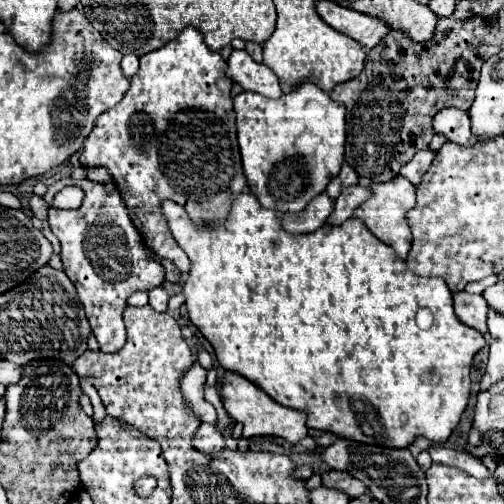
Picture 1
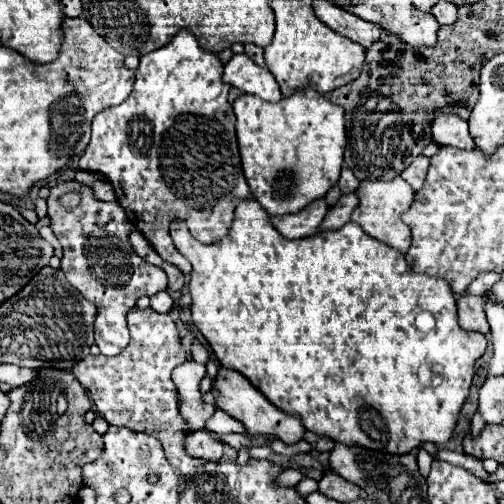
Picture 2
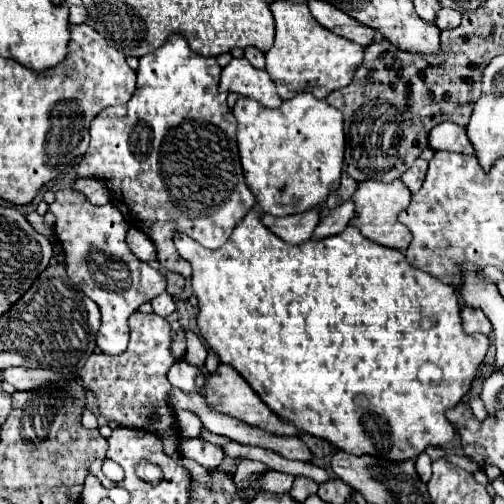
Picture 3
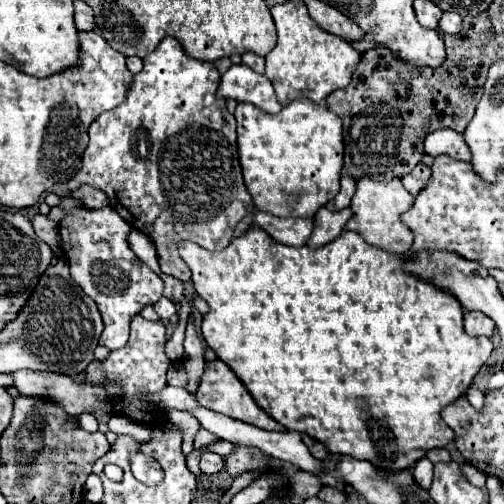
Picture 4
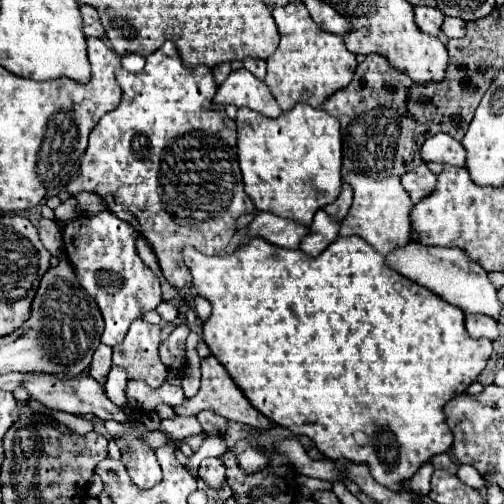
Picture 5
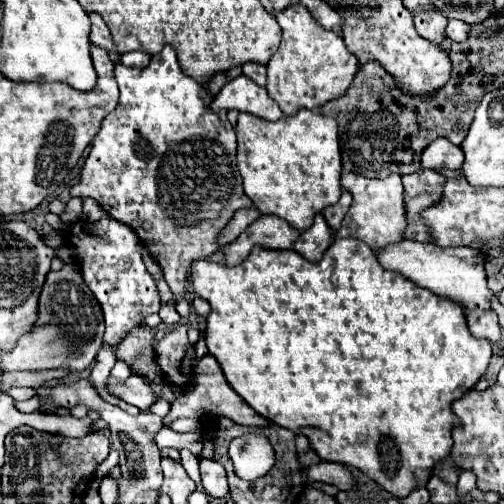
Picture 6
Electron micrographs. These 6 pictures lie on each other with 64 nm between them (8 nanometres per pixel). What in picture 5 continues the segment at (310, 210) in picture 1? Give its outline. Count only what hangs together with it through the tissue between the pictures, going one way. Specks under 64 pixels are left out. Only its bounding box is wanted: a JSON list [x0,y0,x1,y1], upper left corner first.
[244,212,310,248]

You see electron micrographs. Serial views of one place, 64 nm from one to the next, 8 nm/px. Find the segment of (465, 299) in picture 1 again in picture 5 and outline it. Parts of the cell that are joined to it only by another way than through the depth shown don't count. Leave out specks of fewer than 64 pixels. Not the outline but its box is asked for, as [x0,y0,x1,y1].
[466,314,498,338]

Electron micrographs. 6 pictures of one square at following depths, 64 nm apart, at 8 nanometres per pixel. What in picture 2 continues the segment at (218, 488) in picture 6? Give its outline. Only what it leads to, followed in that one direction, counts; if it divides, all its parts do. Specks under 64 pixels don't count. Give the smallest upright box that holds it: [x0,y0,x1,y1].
[184,428,222,460]

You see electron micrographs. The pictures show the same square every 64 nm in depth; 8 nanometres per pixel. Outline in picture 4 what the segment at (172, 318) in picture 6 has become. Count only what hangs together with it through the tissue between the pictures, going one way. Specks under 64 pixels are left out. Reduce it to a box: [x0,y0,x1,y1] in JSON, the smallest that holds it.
[154,296,176,320]

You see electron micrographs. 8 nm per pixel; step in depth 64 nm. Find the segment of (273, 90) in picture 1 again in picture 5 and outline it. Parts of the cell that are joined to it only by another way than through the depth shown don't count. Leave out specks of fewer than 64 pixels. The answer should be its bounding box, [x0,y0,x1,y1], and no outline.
[216,68,282,118]

